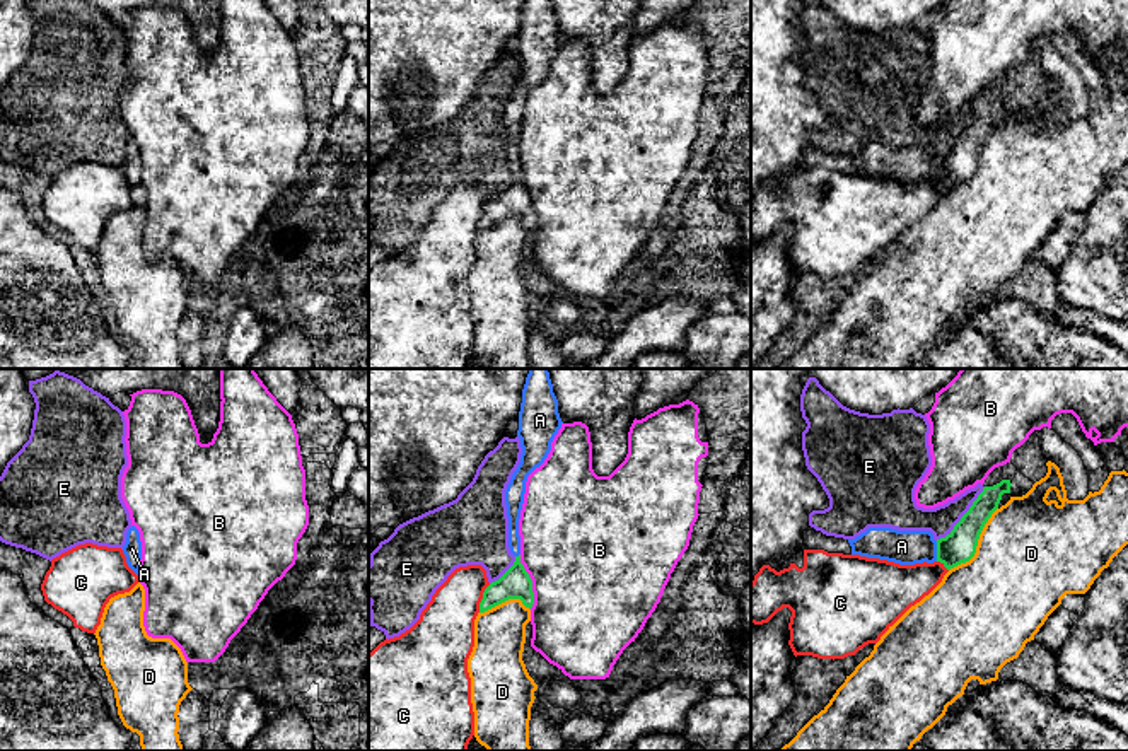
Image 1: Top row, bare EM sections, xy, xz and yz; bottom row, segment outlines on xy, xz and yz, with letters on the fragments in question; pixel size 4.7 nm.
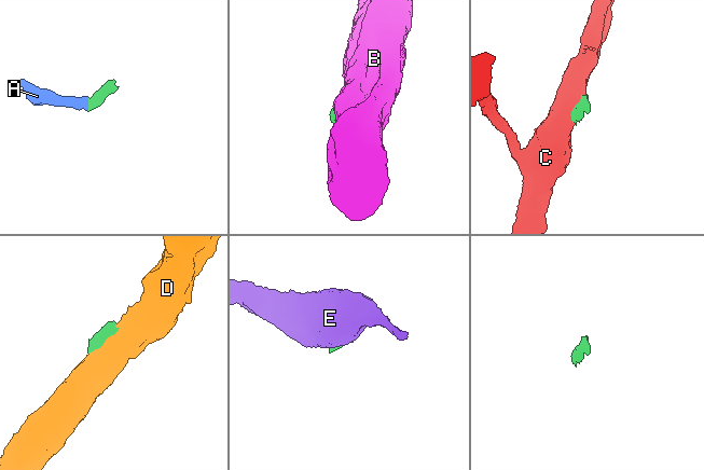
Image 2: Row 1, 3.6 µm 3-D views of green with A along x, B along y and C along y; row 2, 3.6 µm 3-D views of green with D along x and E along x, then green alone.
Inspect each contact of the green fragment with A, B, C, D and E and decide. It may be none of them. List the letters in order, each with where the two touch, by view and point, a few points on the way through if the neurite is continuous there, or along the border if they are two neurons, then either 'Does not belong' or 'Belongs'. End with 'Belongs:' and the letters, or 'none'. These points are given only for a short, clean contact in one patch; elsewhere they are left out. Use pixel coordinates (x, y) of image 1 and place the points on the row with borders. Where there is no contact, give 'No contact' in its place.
A: Touches green at yz (937, 552). Belongs
B: Touches green at xz (531, 582). Does not belong
C: Touches green at xz (483, 598). Does not belong
D: Touches green at yz (976, 543). Does not belong
E: Touches green at yz (963, 516). Does not belong
Belongs: A

